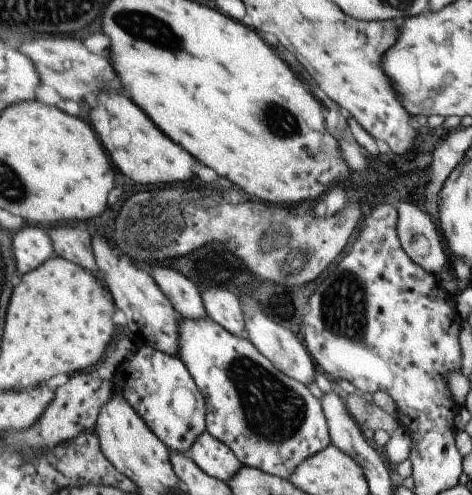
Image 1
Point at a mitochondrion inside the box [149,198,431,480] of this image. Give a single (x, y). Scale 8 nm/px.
(275, 412)

